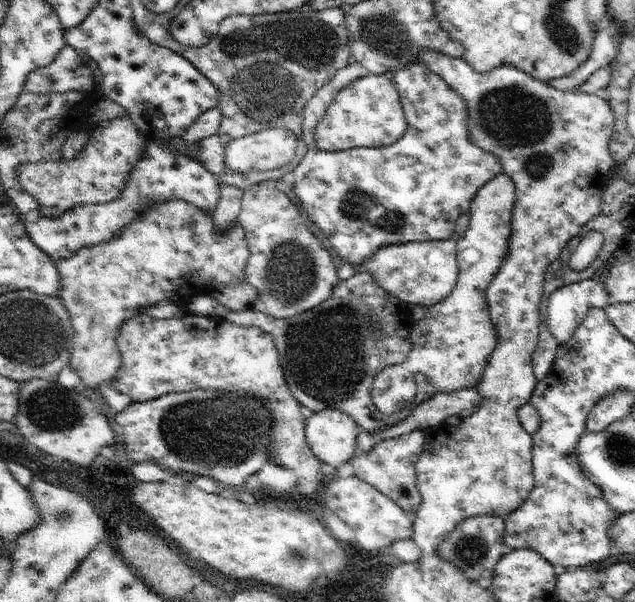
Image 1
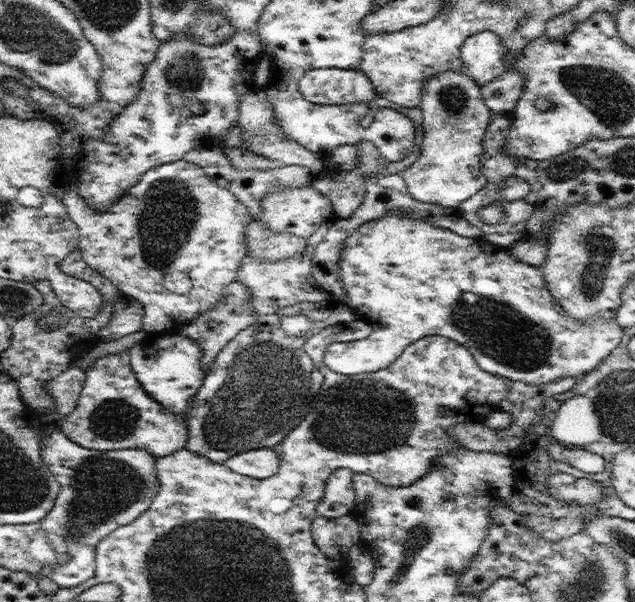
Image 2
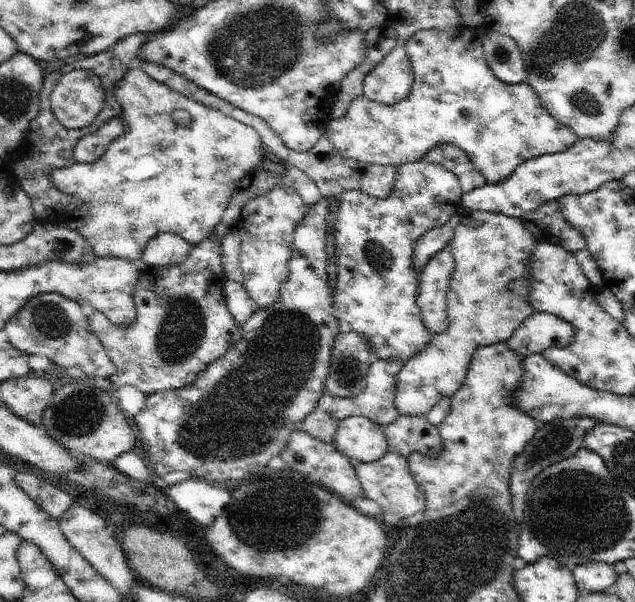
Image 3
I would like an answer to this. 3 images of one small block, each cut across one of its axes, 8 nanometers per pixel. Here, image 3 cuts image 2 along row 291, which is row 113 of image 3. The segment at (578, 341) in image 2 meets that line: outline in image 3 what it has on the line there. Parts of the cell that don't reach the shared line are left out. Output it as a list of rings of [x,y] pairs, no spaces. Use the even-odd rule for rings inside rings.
[[[463,26],[449,32],[425,30],[413,34],[413,38],[409,38],[405,46],[407,58],[413,66],[413,84],[407,98],[393,106],[385,106],[367,100],[363,94],[357,96],[349,104],[345,116],[325,124],[323,136],[329,138],[333,150],[337,150],[339,156],[347,162],[371,166],[403,166],[419,162],[437,144],[453,144],[471,158],[471,164],[485,176],[487,184],[497,184],[509,178],[513,170],[525,160],[543,154],[561,154],[569,150],[579,140],[575,132],[549,116],[529,84],[523,82],[511,86],[495,78],[485,62],[479,34],[481,30]]]

